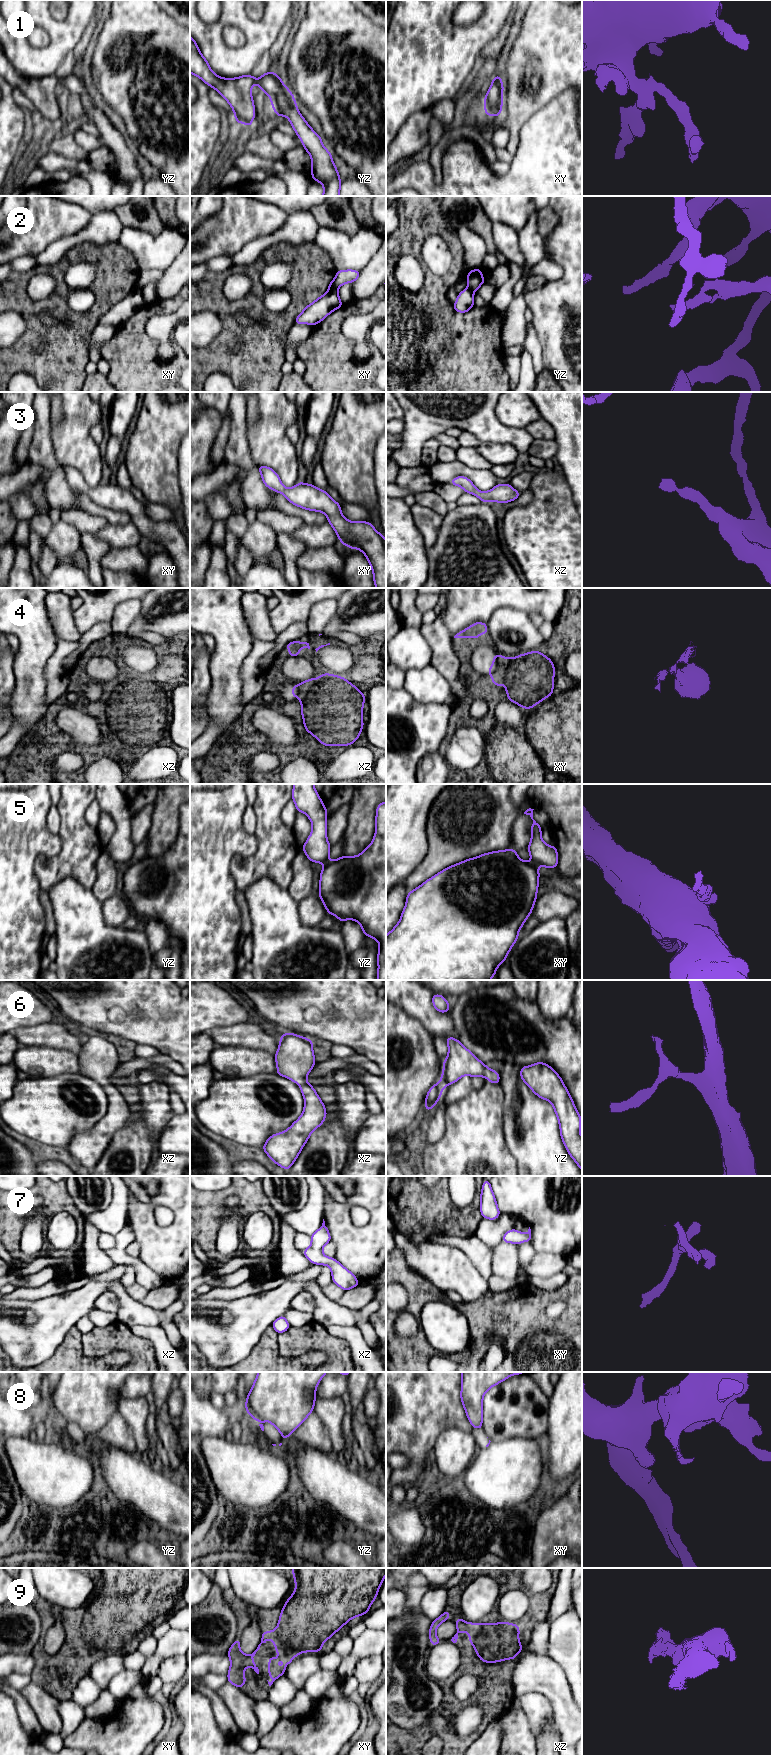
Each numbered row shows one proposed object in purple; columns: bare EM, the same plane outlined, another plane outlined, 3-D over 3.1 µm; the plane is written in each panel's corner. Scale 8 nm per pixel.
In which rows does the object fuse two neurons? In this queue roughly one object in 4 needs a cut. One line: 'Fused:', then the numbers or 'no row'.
Fused: 2, 5, 8

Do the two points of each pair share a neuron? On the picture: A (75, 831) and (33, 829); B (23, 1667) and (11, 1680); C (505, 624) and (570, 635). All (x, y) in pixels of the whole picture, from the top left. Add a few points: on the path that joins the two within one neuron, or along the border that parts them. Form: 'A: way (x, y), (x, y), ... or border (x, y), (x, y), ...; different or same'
A: border (58, 834), (61, 840), (61, 849), (52, 857); different
B: border (10, 1673), (28, 1673), (30, 1675); different
C: border (545, 640), (537, 649), (524, 653); different

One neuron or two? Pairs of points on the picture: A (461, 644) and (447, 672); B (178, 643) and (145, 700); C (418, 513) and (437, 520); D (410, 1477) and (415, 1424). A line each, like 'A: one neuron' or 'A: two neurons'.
A: two neurons
B: one neuron
C: one neuron
D: one neuron

